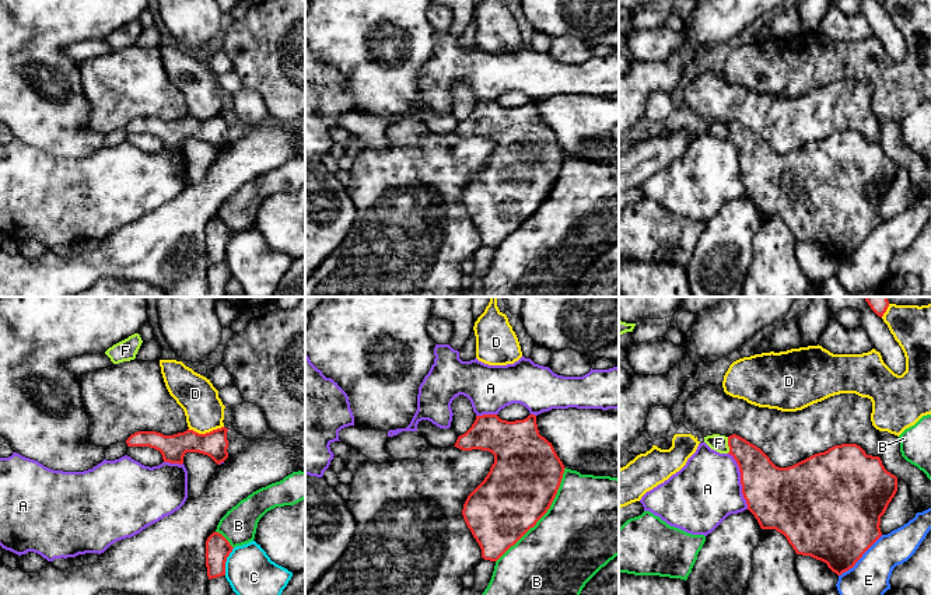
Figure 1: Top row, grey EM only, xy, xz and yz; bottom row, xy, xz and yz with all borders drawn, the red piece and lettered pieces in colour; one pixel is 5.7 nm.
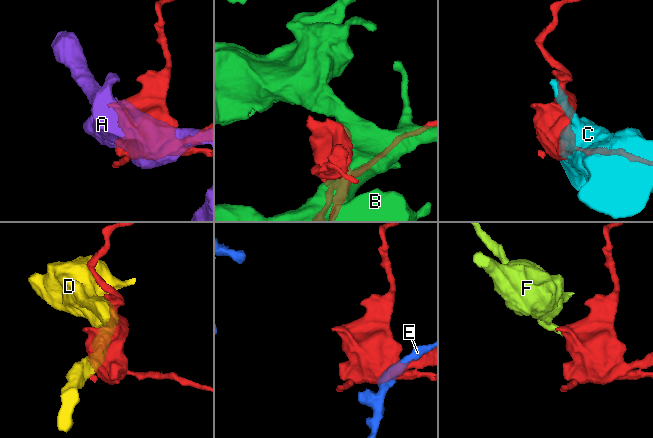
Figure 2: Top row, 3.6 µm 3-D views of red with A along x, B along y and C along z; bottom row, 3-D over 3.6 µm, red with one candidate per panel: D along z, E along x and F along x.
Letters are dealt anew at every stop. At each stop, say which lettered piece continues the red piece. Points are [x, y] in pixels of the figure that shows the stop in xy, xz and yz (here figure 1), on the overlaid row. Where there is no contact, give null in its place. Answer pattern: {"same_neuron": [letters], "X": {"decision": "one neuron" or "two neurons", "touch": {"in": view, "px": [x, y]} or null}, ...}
{"same_neuron": [], "A": {"decision": "two neurons", "touch": {"in": "yz", "px": [741, 480]}}, "B": {"decision": "two neurons", "touch": {"in": "xz", "px": [543, 514]}}, "C": {"decision": "two neurons", "touch": {"in": "xy", "px": [226, 560]}}, "D": {"decision": "two neurons", "touch": {"in": "xy", "px": [206, 433]}}, "E": {"decision": "two neurons", "touch": {"in": "yz", "px": [861, 556]}}, "F": {"decision": "two neurons", "touch": {"in": "yz", "px": [728, 445]}}}

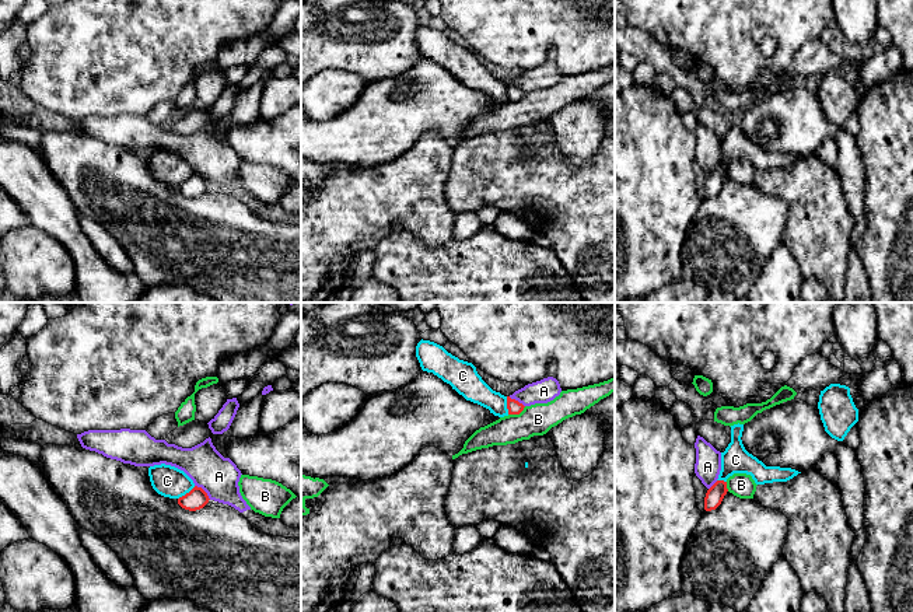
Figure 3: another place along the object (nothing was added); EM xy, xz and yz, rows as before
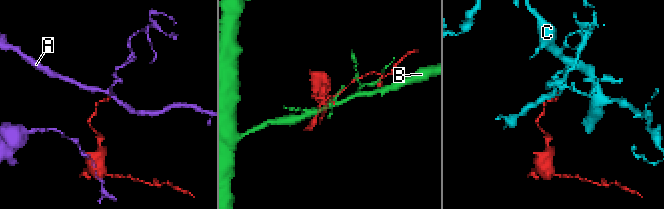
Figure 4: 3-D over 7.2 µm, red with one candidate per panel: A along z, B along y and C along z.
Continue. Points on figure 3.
{"same_neuron": [], "A": {"decision": "two neurons", "touch": {"in": "xy", "px": [203, 490]}}, "B": {"decision": "two neurons", "touch": {"in": "xz", "px": [517, 413]}}, "C": {"decision": "two neurons", "touch": {"in": "xz", "px": [507, 405]}}}

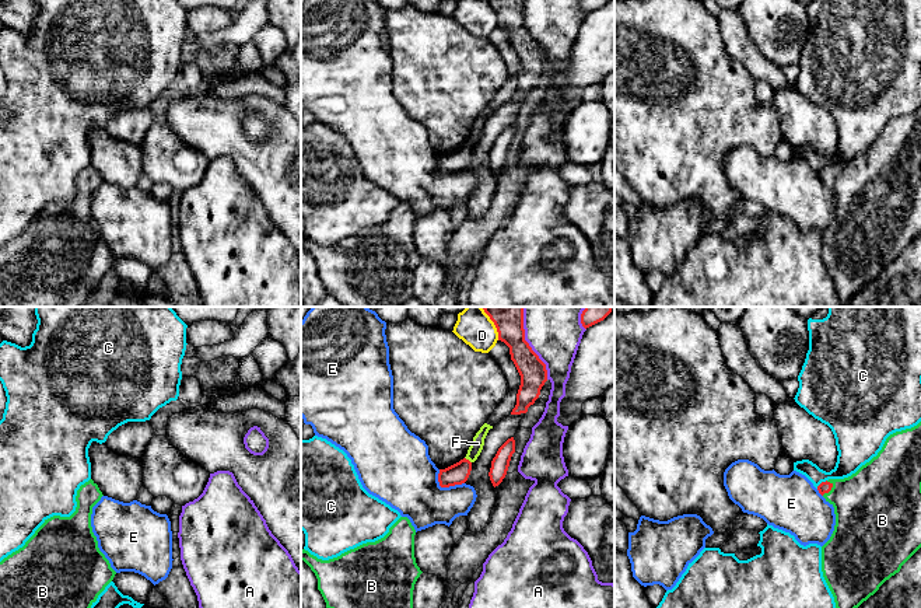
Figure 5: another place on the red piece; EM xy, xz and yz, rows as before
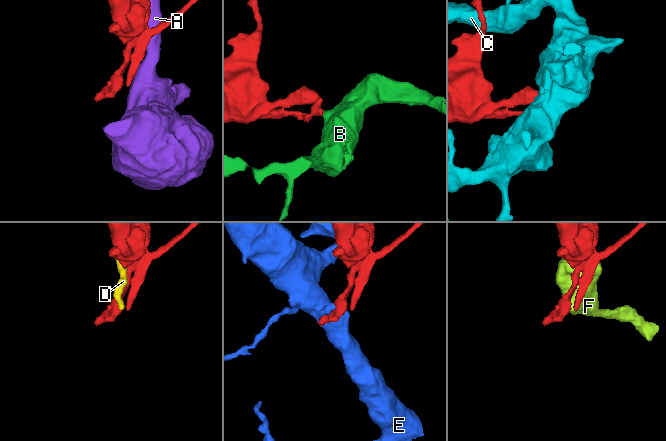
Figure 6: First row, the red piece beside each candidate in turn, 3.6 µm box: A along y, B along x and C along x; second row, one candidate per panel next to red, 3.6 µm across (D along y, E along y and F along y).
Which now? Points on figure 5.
{"same_neuron": ["B"], "A": {"decision": "two neurons", "touch": {"in": "xz", "px": [528, 343]}}, "B": {"decision": "one neuron", "touch": {"in": "yz", "px": [829, 491]}}, "C": {"decision": "two neurons", "touch": {"in": "yz", "px": [820, 484]}}, "D": {"decision": "two neurons", "touch": {"in": "xz", "px": [494, 324]}}, "E": {"decision": "two neurons", "touch": {"in": "xz", "px": [444, 486]}}, "F": {"decision": "two neurons", "touch": {"in": "xz", "px": [468, 460]}}}

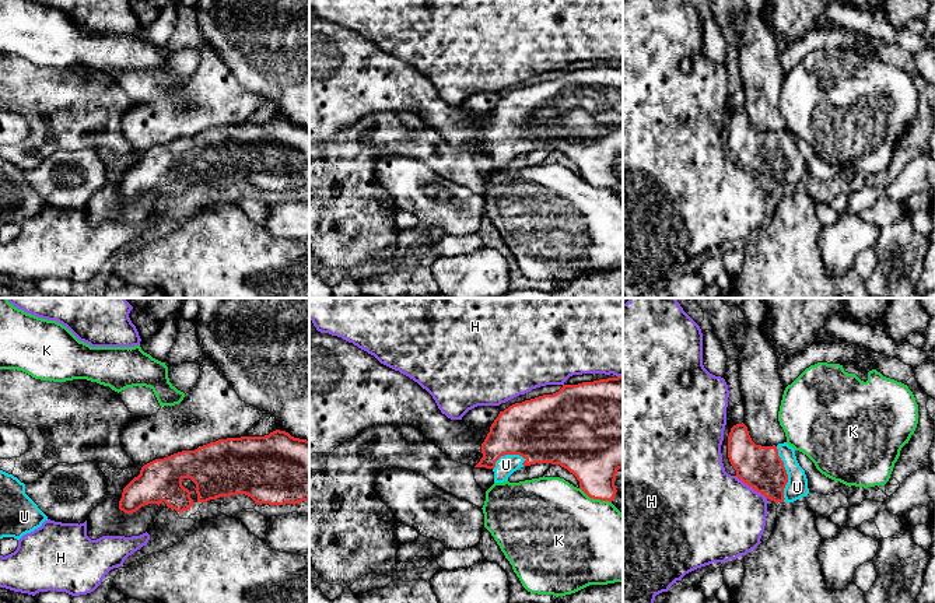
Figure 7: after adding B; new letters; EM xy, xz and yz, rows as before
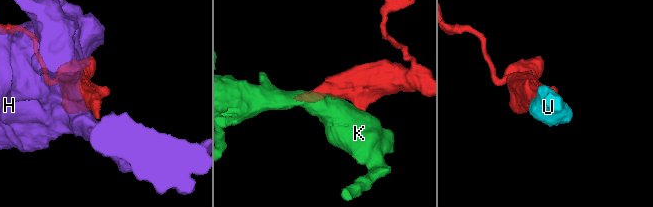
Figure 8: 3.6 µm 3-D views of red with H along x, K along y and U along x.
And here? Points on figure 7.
{"same_neuron": ["U"], "H": {"decision": "two neurons", "touch": {"in": "yz", "px": [750, 486]}}, "K": {"decision": "two neurons", "touch": {"in": "xz", "px": [595, 498]}}, "U": {"decision": "one neuron", "touch": {"in": "yz", "px": [787, 474]}}}

